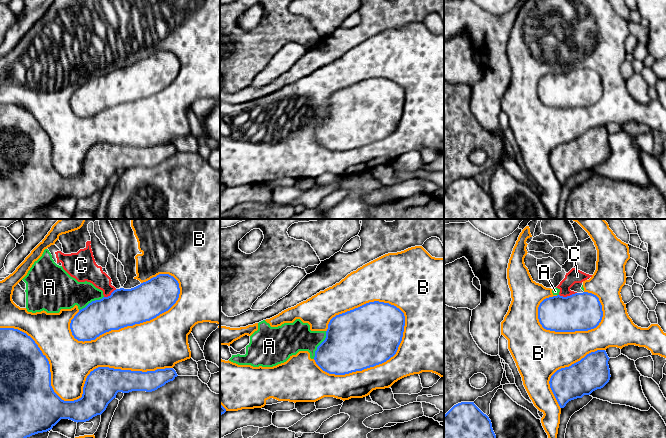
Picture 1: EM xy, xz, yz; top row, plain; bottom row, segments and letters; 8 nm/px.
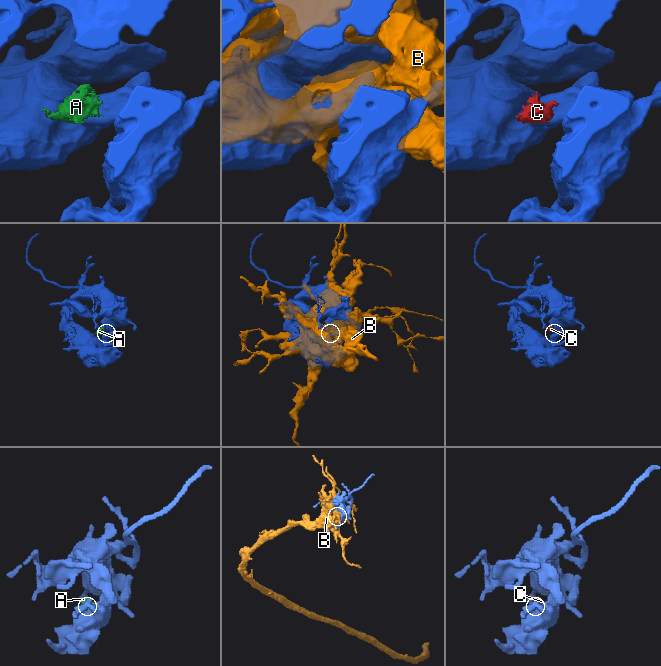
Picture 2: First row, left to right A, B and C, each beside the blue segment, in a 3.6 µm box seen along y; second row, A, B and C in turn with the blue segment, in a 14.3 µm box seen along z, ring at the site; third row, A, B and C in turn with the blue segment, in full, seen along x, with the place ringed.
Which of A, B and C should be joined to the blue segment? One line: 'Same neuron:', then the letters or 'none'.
Same neuron: none

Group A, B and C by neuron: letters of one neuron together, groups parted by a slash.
A B C

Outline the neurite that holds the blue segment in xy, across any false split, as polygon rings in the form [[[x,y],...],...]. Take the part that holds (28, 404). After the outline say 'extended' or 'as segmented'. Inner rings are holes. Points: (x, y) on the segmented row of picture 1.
[[[0,328],[0,438],[27,438],[51,430],[61,419],[86,422],[101,415],[118,392],[152,392],[177,377],[173,368],[155,371],[131,371],[98,367],[87,376],[82,397],[74,401],[62,400],[51,386],[50,364],[35,341],[26,333],[14,328]]] | as segmented

